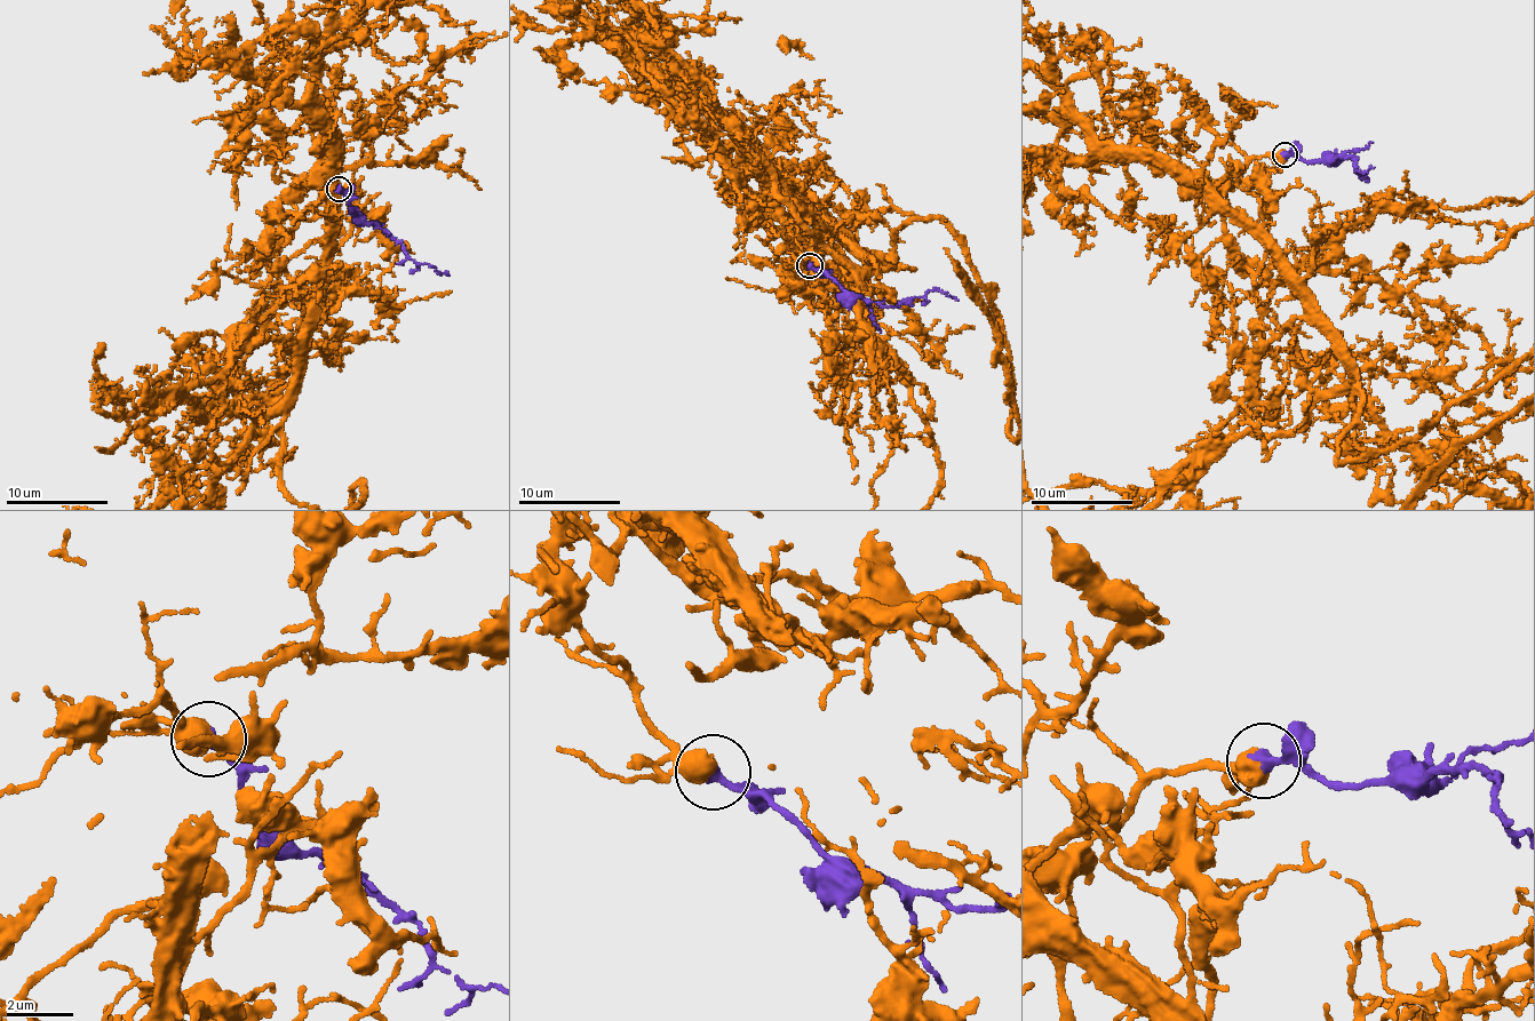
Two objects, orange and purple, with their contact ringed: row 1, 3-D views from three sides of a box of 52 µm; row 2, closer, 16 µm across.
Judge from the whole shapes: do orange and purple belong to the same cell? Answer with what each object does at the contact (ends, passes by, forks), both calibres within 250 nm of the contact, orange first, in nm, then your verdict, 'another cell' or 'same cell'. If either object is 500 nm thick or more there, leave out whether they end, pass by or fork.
700/280 nm | same cell

